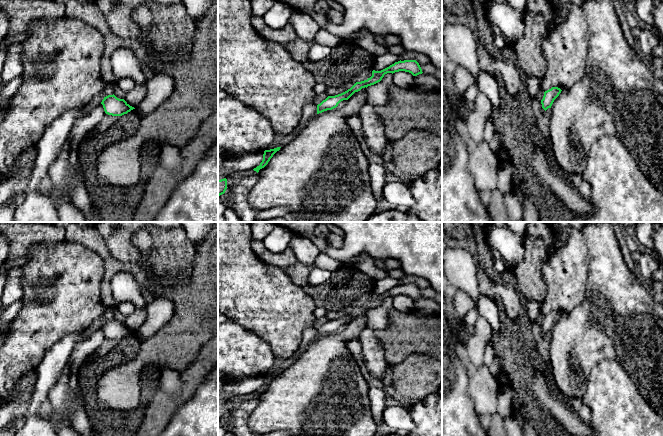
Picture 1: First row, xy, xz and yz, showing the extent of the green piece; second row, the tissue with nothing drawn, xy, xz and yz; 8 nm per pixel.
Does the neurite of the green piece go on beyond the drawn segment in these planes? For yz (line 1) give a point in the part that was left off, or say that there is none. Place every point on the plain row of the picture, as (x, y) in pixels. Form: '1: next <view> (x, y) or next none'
1: next none

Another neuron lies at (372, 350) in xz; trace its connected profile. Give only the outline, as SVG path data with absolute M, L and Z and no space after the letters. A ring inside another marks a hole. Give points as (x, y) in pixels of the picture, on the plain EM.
M367 327L361 331L359 341L368 372L372 377L381 380L389 364L384 357L380 341L375 337L374 331Z

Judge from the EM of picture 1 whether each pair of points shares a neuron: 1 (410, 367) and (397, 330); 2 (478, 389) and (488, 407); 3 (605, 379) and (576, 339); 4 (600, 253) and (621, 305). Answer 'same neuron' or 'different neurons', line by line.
1: different neurons
2: same neuron
3: different neurons
4: same neuron

